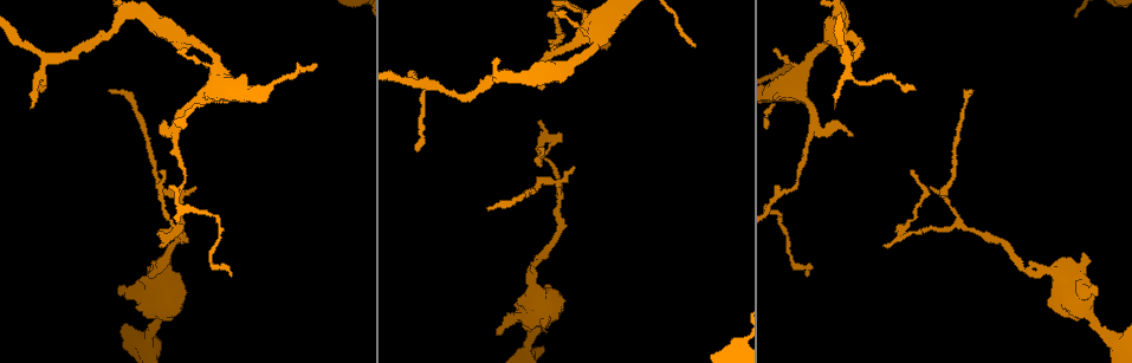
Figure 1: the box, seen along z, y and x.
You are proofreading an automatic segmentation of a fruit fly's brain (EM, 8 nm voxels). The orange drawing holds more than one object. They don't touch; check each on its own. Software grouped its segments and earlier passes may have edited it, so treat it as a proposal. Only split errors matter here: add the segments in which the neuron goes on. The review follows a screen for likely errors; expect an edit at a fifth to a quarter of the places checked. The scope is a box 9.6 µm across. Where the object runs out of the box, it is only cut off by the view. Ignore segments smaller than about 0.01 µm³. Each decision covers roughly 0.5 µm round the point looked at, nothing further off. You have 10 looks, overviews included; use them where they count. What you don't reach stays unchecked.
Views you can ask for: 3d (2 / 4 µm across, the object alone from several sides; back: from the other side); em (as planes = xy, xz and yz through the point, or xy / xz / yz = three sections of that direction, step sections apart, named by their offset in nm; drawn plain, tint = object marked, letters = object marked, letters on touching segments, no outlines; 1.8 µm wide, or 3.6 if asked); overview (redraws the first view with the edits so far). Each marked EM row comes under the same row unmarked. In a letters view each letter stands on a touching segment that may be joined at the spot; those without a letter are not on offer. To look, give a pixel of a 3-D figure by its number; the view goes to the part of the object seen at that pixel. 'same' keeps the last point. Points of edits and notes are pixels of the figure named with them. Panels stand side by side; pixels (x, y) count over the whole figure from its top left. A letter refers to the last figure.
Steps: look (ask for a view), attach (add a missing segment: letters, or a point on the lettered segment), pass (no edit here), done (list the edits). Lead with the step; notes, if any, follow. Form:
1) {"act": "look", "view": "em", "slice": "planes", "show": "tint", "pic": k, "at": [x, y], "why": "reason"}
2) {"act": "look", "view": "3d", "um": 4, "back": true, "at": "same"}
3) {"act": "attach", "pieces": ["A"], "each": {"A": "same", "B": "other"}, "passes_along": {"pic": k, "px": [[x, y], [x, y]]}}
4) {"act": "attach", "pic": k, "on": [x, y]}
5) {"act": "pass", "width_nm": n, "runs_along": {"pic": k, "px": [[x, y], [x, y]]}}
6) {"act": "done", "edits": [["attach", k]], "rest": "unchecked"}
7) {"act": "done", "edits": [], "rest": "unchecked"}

{"act": "look", "view": "em", "slice": "yz", "step": 4, "show": "tint", "pic": 1, "at": [417, 148], "why": "tapers out"}

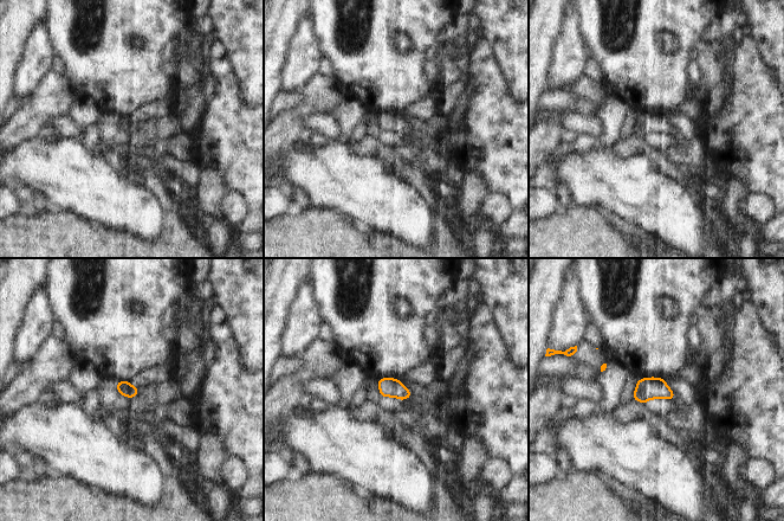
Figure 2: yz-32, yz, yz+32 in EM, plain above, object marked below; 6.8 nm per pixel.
{"act": "look", "view": "em", "slice": "planes", "show": "letters", "at": "same", "why": "another direction"}

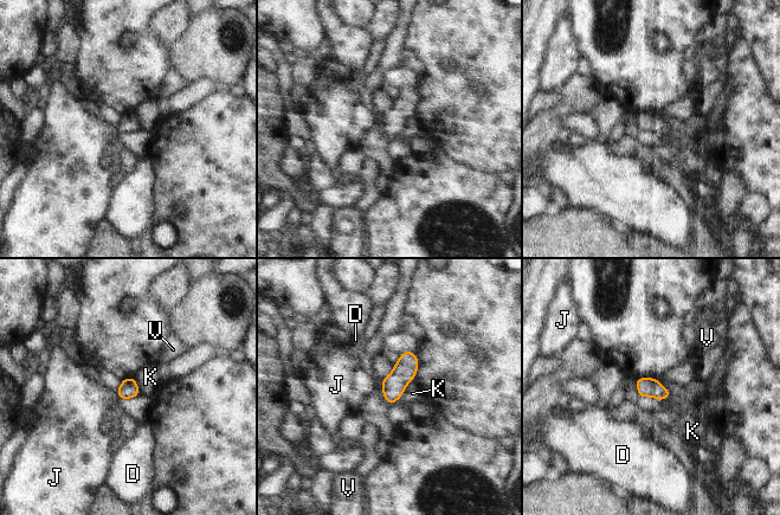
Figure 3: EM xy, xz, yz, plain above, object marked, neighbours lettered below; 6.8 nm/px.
{"act": "pass", "width_nm": 130, "each": {"D": "other", "J": "other", "K": "other", "V": "other"}, "border": {"pic": 3, "px": [[413, 379], [406, 385], [399, 399]]}, "found": "no lettered segment goes on from it"}

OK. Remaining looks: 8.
{"act": "look", "view": "em", "slice": "yz", "step": 8, "show": "letters", "pic": 1, "at": [487, 207], "why": "long arm stops here"}

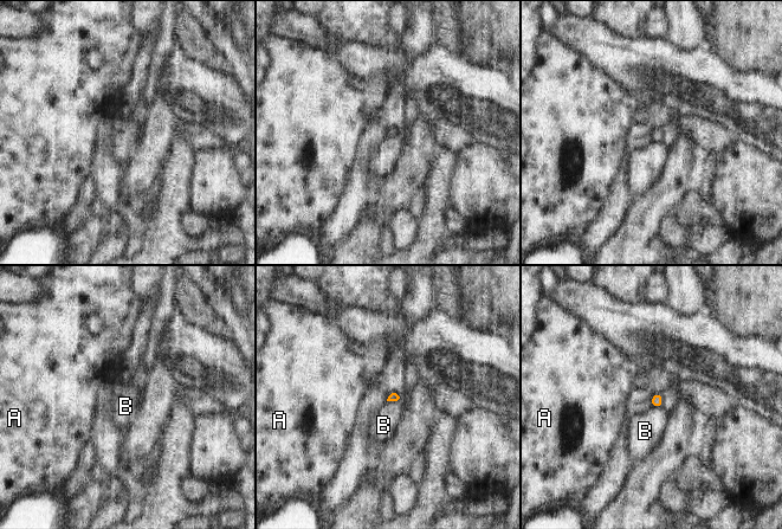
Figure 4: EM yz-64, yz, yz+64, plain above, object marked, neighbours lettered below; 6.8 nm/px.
{"act": "look", "view": "em", "slice": "planes", "show": "letters", "at": "same", "why": "cut it another way"}

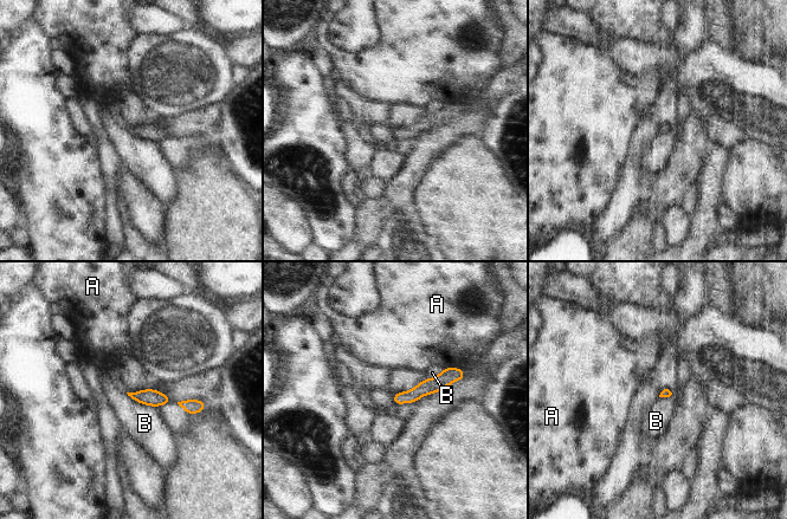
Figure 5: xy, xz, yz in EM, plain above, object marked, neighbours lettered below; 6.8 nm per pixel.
{"act": "pass", "each": {"A": "other", "B": "other"}, "border": {"pic": 5, "px": [[126, 393], [141, 403], [157, 408]]}, "found": "no lettered segment goes on from it"}

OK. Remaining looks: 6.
{"act": "look", "view": "em", "slice": "yz", "step": 8, "show": "letters", "pic": 1, "at": [412, 71], "why": "free end"}

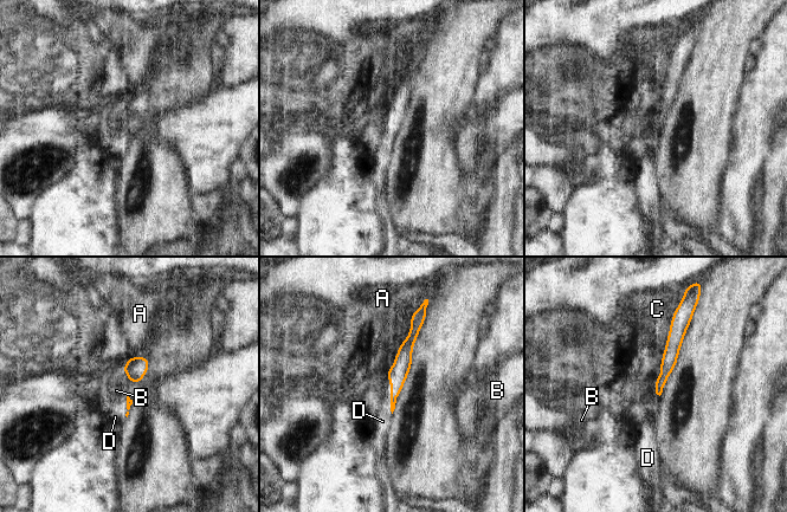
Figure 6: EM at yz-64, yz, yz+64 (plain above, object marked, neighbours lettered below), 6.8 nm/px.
{"act": "look", "view": "em", "slice": "planes", "show": "letters", "at": "same"}

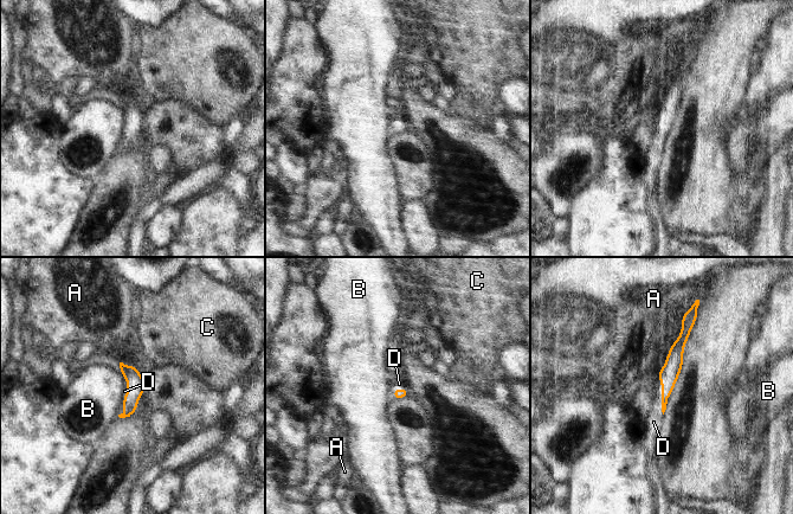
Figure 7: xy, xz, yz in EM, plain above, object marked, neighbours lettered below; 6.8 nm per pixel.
{"act": "attach", "pieces": ["D"], "longest_contact_nm": ["A", 280], "each": {"A": "other", "B": "other", "C": "other", "D": "same"}, "passes_along": {"pic": 7, "px": [[135, 380], [123, 398], [124, 391]]}, "found": "it goes on there"}

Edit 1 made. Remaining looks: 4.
{"act": "look", "view": "overview"}

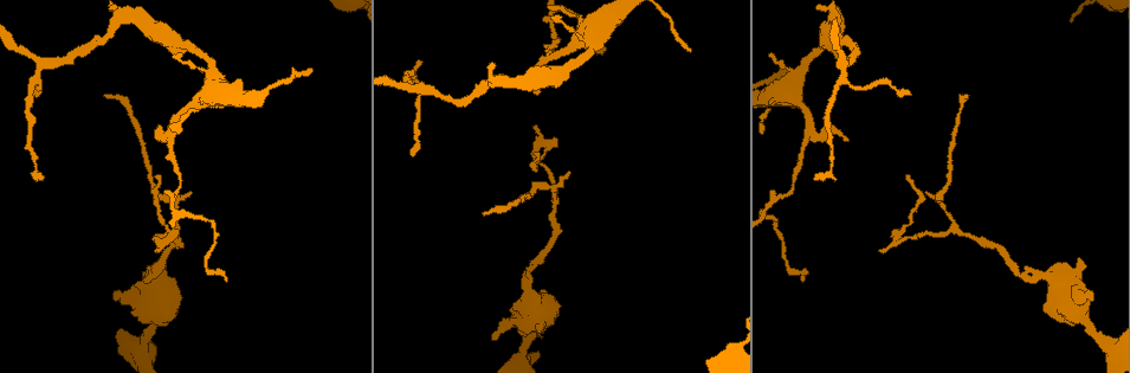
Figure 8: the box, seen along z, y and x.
{"act": "look", "view": "em", "slice": "planes", "show": "letters", "pic": 8, "at": [568, 172], "why": "thin end"}

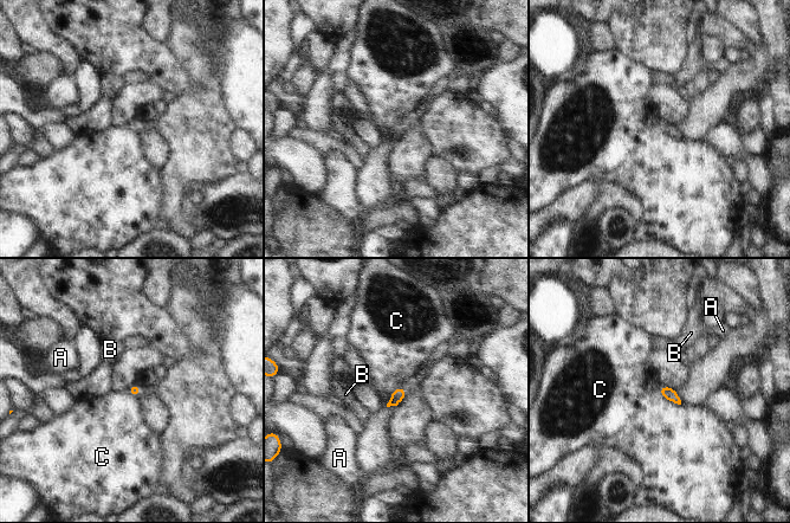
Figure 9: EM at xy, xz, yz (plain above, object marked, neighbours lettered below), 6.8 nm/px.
{"act": "pass", "each": {"A": "other", "B": "other", "C": "other"}, "border": {"pic": 9, "px": [[659, 386], [665, 398], [680, 405]]}, "found": "no lettered segment goes on from it"}

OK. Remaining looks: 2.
{"act": "done", "edits": [["attach", 7]], "rest": "unchecked"}

